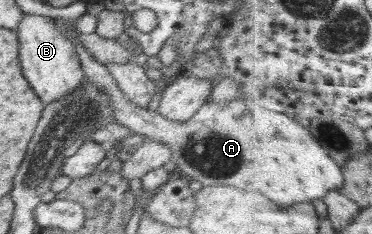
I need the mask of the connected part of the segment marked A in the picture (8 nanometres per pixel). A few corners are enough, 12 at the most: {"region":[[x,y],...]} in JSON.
{"region":[[77,37],[118,124],[172,151],[202,186],[324,200],[344,168],[289,114],[240,98],[186,122],[136,106]]}

